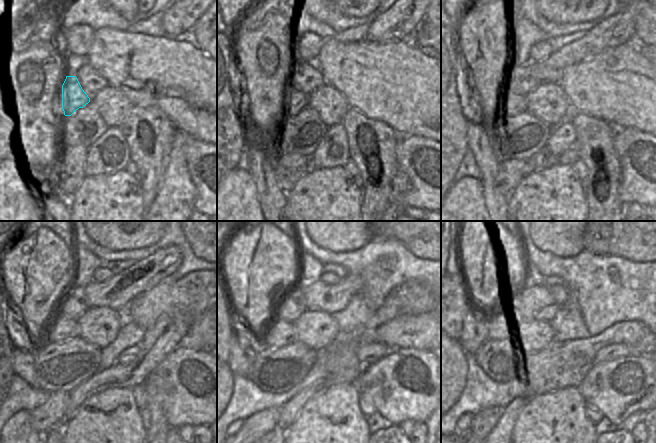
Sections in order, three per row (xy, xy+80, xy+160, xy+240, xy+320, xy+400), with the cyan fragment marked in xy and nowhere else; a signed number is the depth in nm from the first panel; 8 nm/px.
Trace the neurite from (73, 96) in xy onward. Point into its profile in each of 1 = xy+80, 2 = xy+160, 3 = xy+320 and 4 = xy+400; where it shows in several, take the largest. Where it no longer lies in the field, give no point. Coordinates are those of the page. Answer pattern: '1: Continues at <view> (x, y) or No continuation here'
1: Continues at xy+80 (302, 97)
2: Continues at xy+160 (520, 108)
3: Continues at xy+320 (280, 333)
4: Continues at xy+400 (499, 339).

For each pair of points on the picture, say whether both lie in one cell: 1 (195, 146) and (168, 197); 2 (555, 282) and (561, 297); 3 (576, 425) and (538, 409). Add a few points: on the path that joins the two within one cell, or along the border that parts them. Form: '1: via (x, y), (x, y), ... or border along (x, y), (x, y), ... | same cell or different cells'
1: border along (188, 141), (186, 145), (186, 166), (194, 186) | different cells
2: via (556, 286), (560, 293) | same cell
3: via (567, 422), (559, 422), (555, 418), (547, 418) | same cell

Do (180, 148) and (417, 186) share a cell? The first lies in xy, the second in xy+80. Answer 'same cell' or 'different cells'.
different cells

